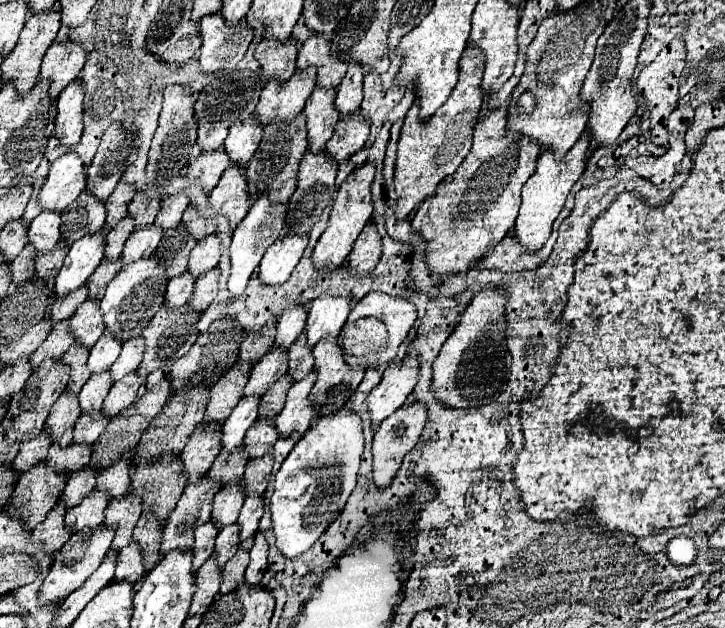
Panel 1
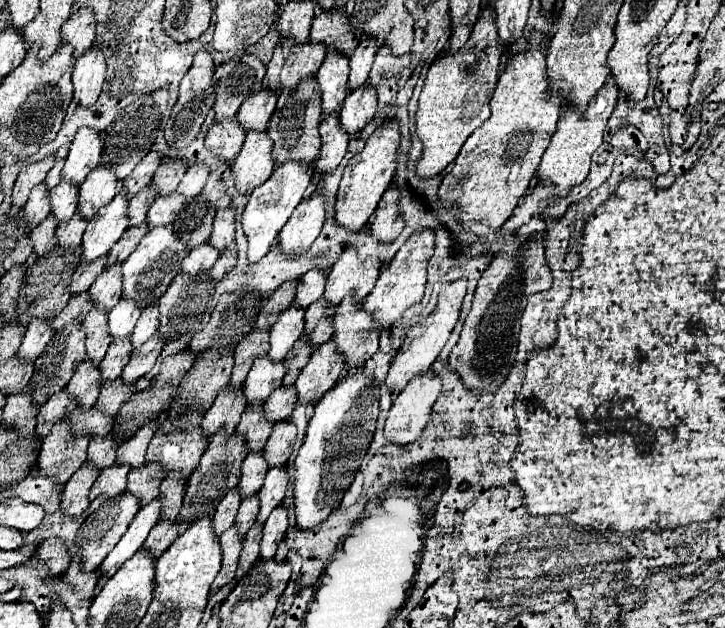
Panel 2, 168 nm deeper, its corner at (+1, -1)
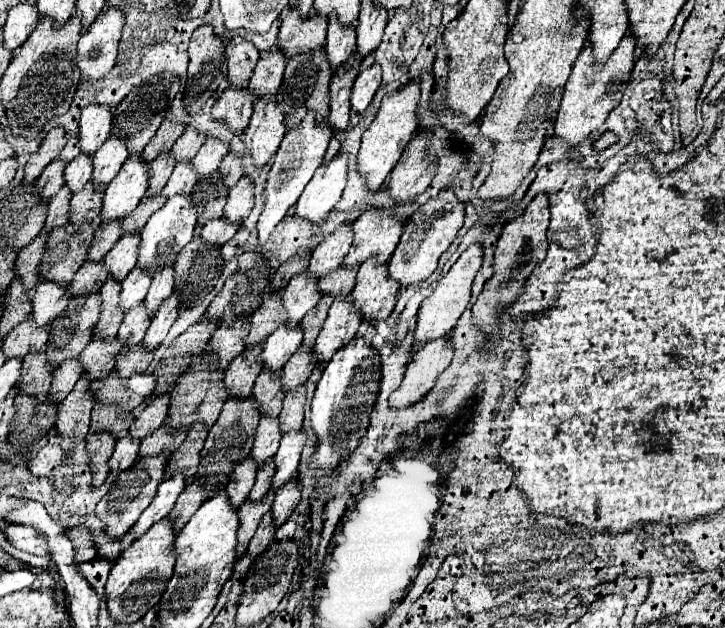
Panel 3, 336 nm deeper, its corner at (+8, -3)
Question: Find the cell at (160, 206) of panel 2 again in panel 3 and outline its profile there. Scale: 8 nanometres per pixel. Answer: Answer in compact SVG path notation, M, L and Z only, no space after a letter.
M192 163L176 165L170 179L168 179L168 183L166 183L166 187L162 189L162 197L170 199L170 197L174 197L178 193L188 195L196 181L198 181L198 177L196 177L196 173L192 173Z

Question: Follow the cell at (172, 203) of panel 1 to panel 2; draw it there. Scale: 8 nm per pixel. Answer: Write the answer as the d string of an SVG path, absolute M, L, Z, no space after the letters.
M195 163L195 165L187 171L187 175L183 177L183 181L179 183L179 187L177 187L179 193L183 193L187 199L197 197L197 195L201 193L203 185L205 185L209 173L211 173L211 169L209 169L207 165L203 165L203 163Z

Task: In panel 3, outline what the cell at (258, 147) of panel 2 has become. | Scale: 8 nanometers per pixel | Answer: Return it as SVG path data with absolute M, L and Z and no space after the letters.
M274 97L254 103L250 125L244 131L244 155L252 159L254 167L264 167L274 157L282 137L286 135L282 119L284 117L280 117Z

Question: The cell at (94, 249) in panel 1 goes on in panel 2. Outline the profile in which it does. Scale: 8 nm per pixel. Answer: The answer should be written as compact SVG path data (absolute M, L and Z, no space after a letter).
M119 191L111 203L107 203L107 207L101 207L97 215L89 219L81 245L81 263L91 263L97 257L109 253L111 247L119 241L123 231L129 227L127 203L127 193Z

